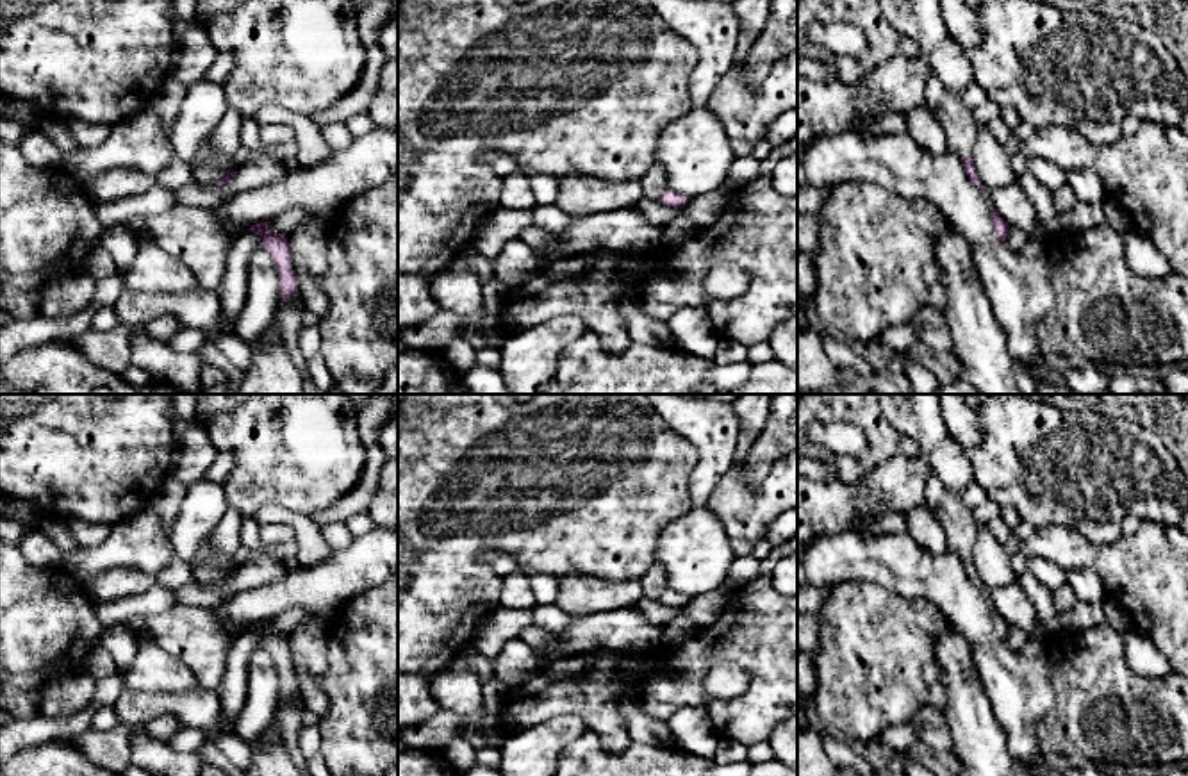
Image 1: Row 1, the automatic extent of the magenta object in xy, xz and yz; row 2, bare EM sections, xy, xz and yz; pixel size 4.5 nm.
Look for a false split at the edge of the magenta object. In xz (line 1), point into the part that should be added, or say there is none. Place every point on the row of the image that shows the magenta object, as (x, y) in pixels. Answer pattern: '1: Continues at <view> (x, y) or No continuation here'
1: No continuation here

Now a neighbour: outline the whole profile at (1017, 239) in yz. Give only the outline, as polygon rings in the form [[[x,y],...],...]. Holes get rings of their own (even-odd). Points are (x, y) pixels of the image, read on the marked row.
[[[1017,227],[1008,228],[1006,248],[1010,252],[1022,253],[1029,243],[1031,243],[1031,239],[1024,230],[1020,230]]]

